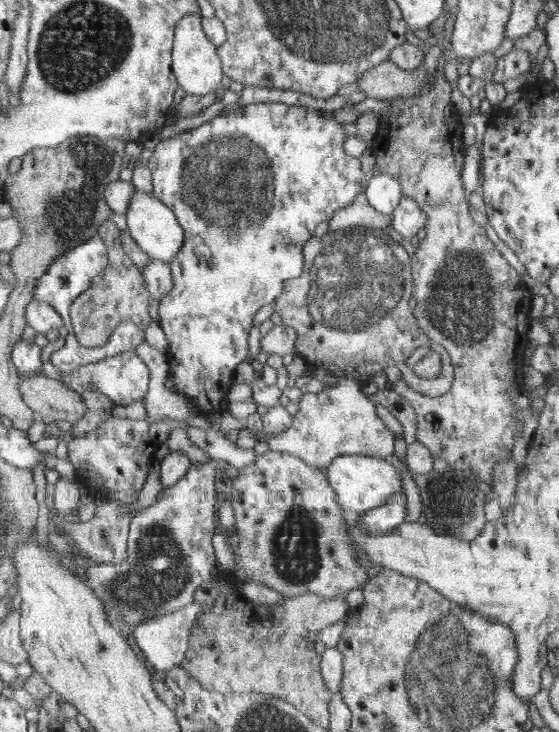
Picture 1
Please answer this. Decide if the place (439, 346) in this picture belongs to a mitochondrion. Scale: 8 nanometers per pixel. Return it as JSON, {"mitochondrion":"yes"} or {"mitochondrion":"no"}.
{"mitochondrion":"yes"}

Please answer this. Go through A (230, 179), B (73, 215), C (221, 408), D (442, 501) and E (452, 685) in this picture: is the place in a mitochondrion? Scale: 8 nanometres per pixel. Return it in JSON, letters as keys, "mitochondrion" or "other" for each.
{"A":"mitochondrion","B":"mitochondrion","C":"other","D":"mitochondrion","E":"mitochondrion"}

